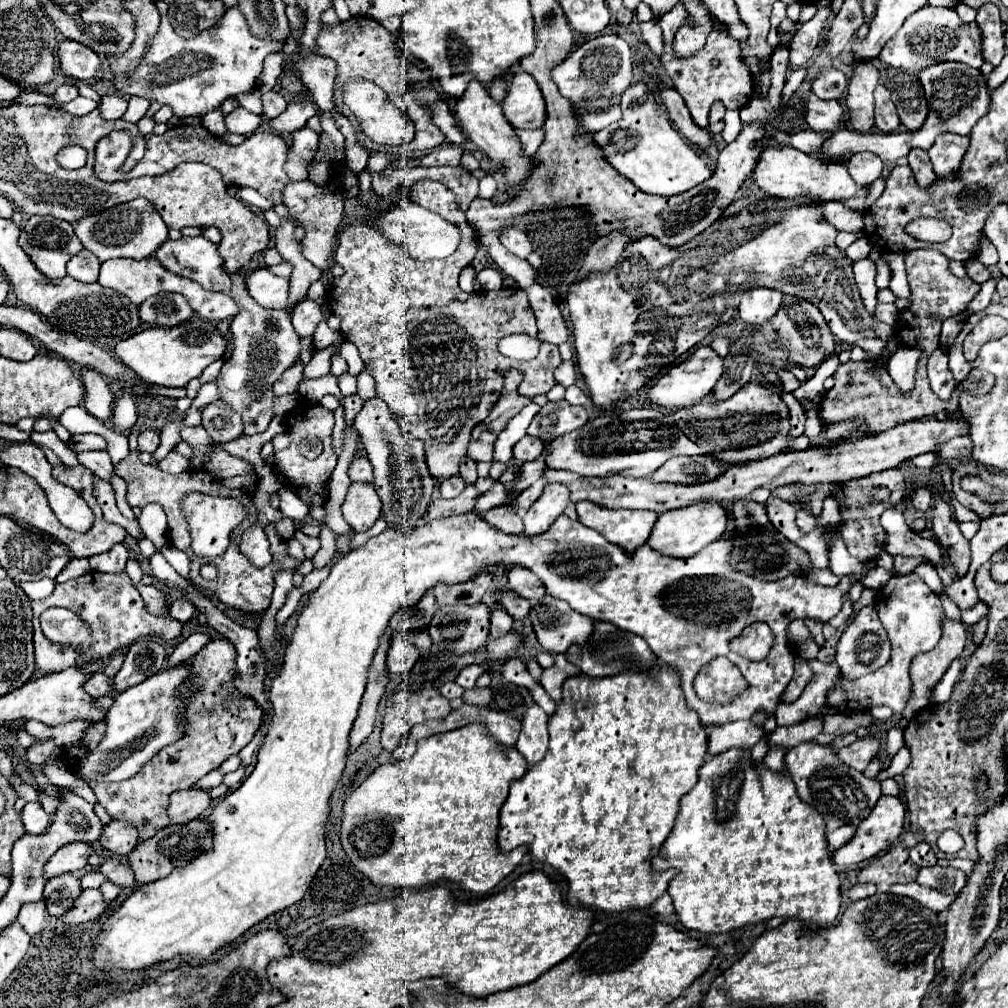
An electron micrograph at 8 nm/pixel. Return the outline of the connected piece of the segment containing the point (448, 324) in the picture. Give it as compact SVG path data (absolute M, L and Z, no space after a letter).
M346 225L344 231L338 233L338 247L334 253L334 261L342 265L346 273L336 279L332 291L326 295L332 313L342 317L342 335L358 347L366 369L376 379L376 397L386 401L398 415L404 433L426 443L426 463L430 475L440 481L458 475L458 463L466 455L470 431L486 419L490 407L496 403L504 387L506 369L520 369L524 379L518 391L522 395L536 397L540 393L548 393L556 385L554 371L562 363L558 347L550 343L542 343L538 357L532 361L514 361L498 351L498 341L502 337L514 333L538 337L536 317L524 289L510 287L500 291L464 293L458 287L460 271L472 263L476 252L476 233L470 225L462 227L462 243L450 257L432 261L410 259L402 247L384 239L384 235L374 227Z

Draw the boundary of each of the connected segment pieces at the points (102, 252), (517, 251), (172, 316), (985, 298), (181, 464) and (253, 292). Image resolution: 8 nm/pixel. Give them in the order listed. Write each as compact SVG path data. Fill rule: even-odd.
M134 199L122 205L116 205L112 209L106 209L96 215L82 217L72 223L74 233L84 245L84 249L92 251L100 261L108 259L146 259L152 255L166 239L168 239L168 227L162 221L162 217L156 213L152 203L148 199Z
M518 227L502 229L500 243L502 243L512 255L516 255L518 259L526 259L526 257L532 253L532 243L530 243L528 235L526 235L522 229L518 229Z
M158 293L140 305L140 319L150 325L174 327L194 315L188 299L178 293Z
M988 279L986 283L982 283L982 287L980 287L978 295L968 303L968 309L966 309L966 311L968 311L968 315L984 311L984 309L990 305L990 299L992 299L994 291L996 291L996 281L994 281L994 279Z
M170 451L170 453L166 455L166 459L162 459L162 461L158 463L158 467L160 467L162 471L166 471L166 473L180 473L180 471L186 471L186 469L190 467L190 461L188 461L186 457L178 455L176 451Z
M266 267L254 271L246 281L250 297L266 309L286 309L288 283L290 281L286 277L278 277Z

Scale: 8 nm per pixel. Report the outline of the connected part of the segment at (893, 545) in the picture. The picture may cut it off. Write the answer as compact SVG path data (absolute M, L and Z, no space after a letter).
M888 509L882 513L882 527L886 529L886 545L884 549L890 555L904 555L904 557L926 557L930 563L944 567L946 555L942 547L934 539L914 535L904 519L902 511Z

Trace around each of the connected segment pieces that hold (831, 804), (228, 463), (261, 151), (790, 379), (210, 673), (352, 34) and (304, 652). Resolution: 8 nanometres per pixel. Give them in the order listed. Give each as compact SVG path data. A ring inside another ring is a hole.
M800 743L784 757L784 767L790 773L802 801L812 805L826 821L826 831L842 825L858 825L864 821L880 797L880 781L868 779L864 773L846 767L830 747L816 743Z
M212 449L212 453L210 453L210 461L206 463L206 467L212 471L212 473L216 473L218 477L224 477L224 479L228 479L228 477L234 477L234 475L242 475L242 473L254 473L254 469L244 461L244 459L238 459L238 457L232 457L232 455L228 455L226 451L222 451L222 449Z
M176 125L168 129L164 135L154 135L154 133L146 135L146 155L130 173L126 173L126 179L144 177L144 175L152 175L152 177L164 175L184 161L200 161L200 163L208 163L210 167L218 169L230 187L252 187L258 193L262 193L266 199L270 199L274 205L278 205L282 203L284 187L292 183L284 171L288 153L290 153L288 143L280 135L274 135L274 133L256 131L248 135L242 145L232 147L232 145L222 143L202 125L198 127Z
M772 365L772 369L778 373L778 377L780 377L780 387L784 389L784 391L796 391L798 387L800 387L800 381L792 375L792 373L788 373L788 371L784 371L784 369L778 369L778 367L774 367Z
M212 639L208 645L200 649L190 659L190 681L198 683L198 691L194 691L186 705L186 733L172 743L170 747L164 747L134 779L118 781L118 783L98 783L88 781L92 787L98 803L120 821L134 823L140 839L150 839L158 829L164 829L170 825L168 819L168 795L176 789L192 787L198 779L202 779L212 769L220 767L220 763L238 753L242 747L246 747L256 729L262 723L262 709L232 689L232 677L236 669L236 649L228 639Z
M352 17L346 23L338 23L336 27L328 27L324 25L318 39L316 39L316 51L320 55L328 55L338 63L338 79L336 79L336 89L334 89L334 103L340 107L340 111L346 109L344 101L342 101L342 85L352 79L352 77L366 77L370 81L374 81L376 85L380 85L388 97L400 93L400 79L404 75L408 75L408 71L422 71L414 65L406 65L396 51L396 39L386 31L378 21L370 19L370 17Z
M468 511L414 527L414 531L408 535L388 527L380 535L368 539L366 545L346 553L338 563L332 565L328 579L322 581L316 591L312 591L308 605L298 617L298 627L286 649L284 667L271 684L270 701L272 707L276 707L276 715L270 719L270 727L256 755L258 761L252 775L234 793L220 799L208 817L214 829L212 851L198 855L184 867L176 867L164 879L140 885L106 919L104 929L96 939L94 965L104 971L110 971L112 965L124 971L136 971L146 969L158 961L168 961L176 955L208 959L212 953L240 937L260 919L282 911L304 897L312 877L326 857L324 825L330 811L328 799L342 777L348 753L348 733L356 719L360 699L368 683L368 667L374 659L380 637L400 607L418 603L418 599L422 599L422 595L426 595L426 591L434 589L438 583L464 583L488 567L522 565L540 577L552 597L564 599L574 611L596 621L614 623L624 631L644 637L654 655L680 675L686 703L698 713L700 723L706 729L750 719L756 711L764 711L768 717L774 717L781 695L794 673L794 653L790 651L786 639L788 623L792 619L804 617L814 617L820 621L832 619L832 615L842 609L844 597L852 584L862 583L865 574L875 568L866 566L863 573L843 576L834 587L814 585L802 575L788 575L778 581L760 581L730 567L730 549L730 539L718 539L688 559L660 555L648 545L628 553L622 551L622 547L610 543L602 533L582 525L580 521L572 521L566 515L560 515L542 535L528 537L506 535L490 527L490 523L486 523L480 513ZM754 621L766 621L776 635L772 651L760 663L742 659L728 649L728 641ZM716 655L728 657L750 685L750 689L730 705L704 703L696 697L696 693L692 693L692 681L696 673Z

